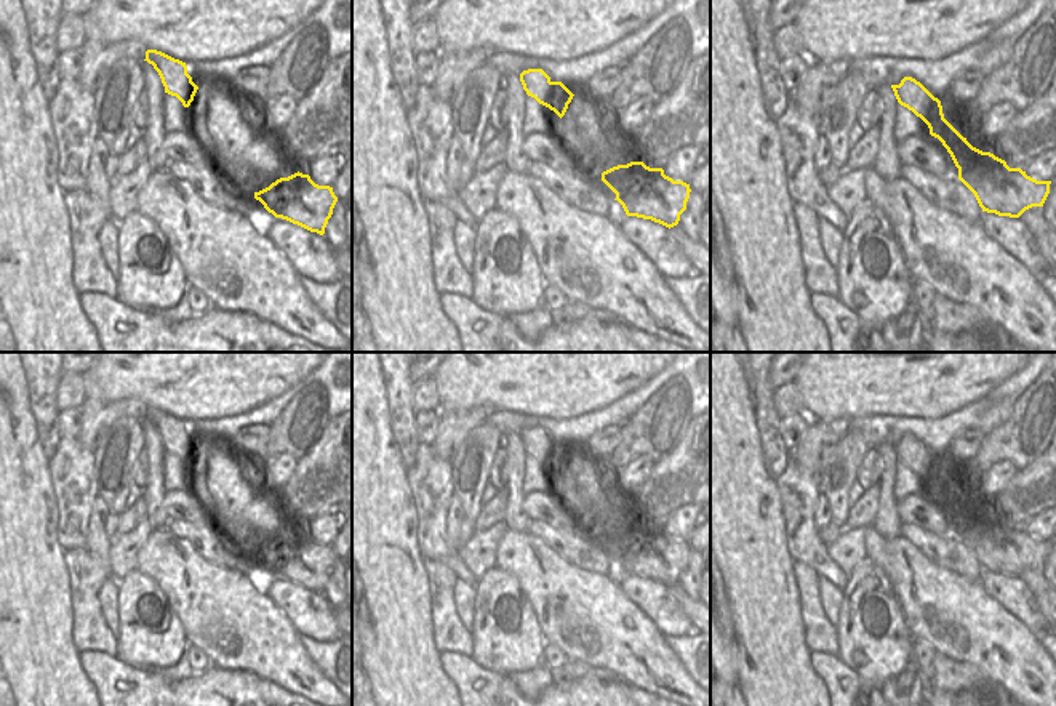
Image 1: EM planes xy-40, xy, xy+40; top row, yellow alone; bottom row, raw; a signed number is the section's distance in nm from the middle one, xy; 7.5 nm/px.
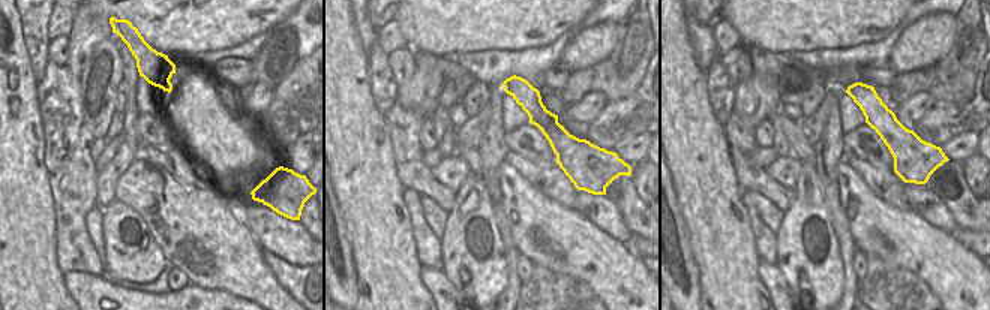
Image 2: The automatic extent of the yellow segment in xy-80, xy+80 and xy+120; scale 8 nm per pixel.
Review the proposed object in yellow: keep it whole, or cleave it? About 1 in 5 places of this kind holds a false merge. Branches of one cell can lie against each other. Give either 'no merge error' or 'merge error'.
no merge error

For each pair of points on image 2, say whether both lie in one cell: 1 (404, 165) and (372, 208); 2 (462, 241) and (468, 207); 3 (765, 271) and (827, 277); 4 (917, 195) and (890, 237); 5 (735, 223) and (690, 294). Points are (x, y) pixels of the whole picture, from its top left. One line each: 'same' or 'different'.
1: different
2: same
3: different
4: different
5: different

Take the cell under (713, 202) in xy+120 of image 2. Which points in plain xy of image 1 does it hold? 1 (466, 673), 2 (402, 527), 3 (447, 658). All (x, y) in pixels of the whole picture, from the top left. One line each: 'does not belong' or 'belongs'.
1: does not belong
2: belongs
3: does not belong

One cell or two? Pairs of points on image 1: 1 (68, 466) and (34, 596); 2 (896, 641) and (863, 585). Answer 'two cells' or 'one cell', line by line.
1: two cells
2: one cell

